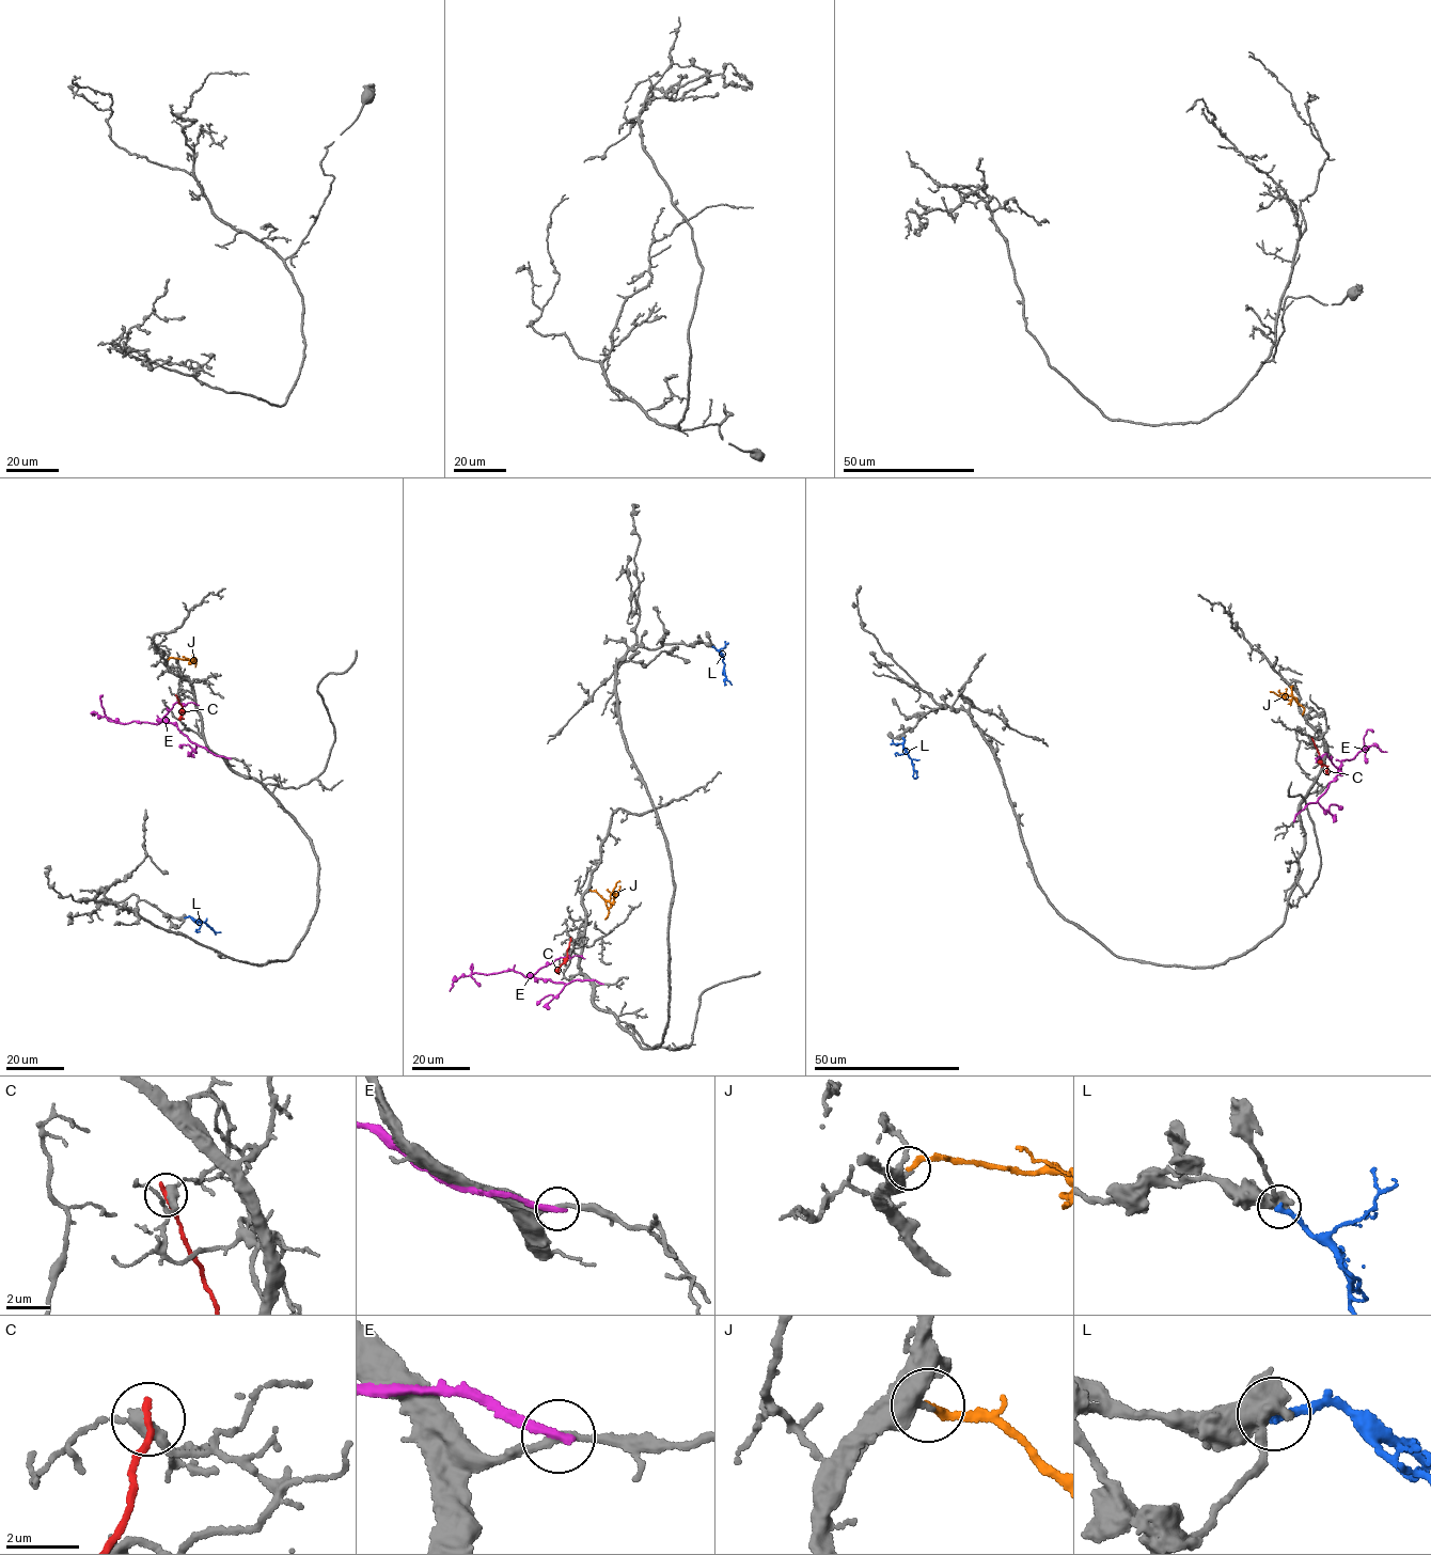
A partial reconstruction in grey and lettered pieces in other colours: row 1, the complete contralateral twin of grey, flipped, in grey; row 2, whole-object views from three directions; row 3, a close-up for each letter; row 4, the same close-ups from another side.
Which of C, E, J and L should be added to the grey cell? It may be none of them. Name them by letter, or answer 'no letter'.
J

